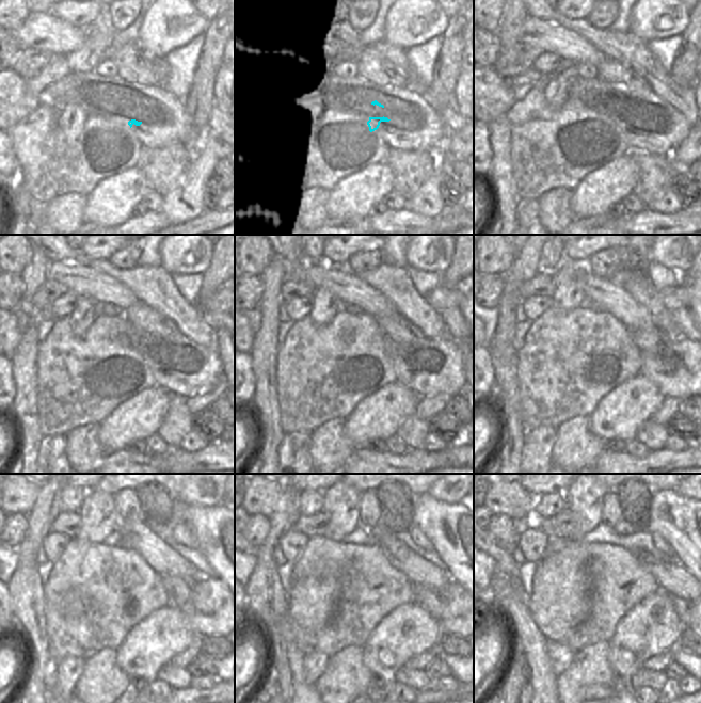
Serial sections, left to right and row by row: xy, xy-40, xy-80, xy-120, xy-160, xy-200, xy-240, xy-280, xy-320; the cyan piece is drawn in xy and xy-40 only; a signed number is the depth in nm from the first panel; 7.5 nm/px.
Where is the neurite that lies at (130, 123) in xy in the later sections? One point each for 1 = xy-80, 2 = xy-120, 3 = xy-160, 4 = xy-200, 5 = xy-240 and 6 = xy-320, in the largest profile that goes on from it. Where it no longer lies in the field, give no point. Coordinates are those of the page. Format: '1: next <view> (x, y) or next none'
1: next xy-80 (612, 110)
2: next xy-120 (134, 349)
3: next xy-160 (366, 326)
4: next xy-200 (612, 338)
5: next xy-240 (136, 578)
6: next xy-320 (621, 579)

